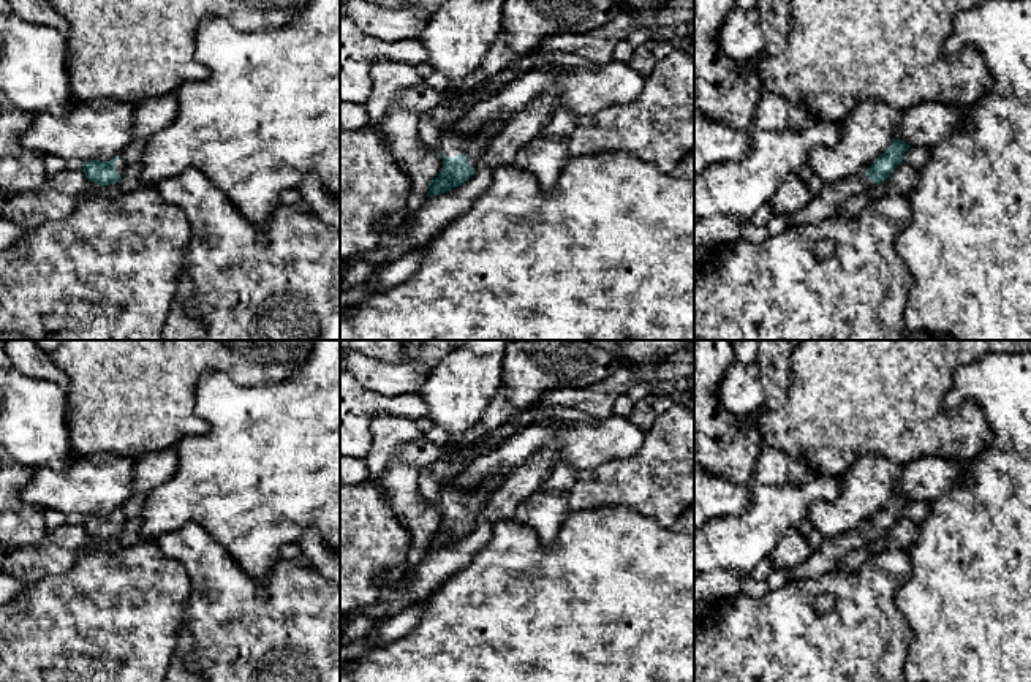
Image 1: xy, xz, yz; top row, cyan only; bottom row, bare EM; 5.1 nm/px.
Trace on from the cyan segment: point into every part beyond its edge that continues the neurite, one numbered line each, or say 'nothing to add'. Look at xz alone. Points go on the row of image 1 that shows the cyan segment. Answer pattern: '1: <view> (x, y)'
1: xz (451, 144)

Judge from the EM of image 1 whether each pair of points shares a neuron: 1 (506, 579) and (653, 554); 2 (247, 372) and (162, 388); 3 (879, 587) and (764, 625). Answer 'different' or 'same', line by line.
1: same
2: same
3: same

